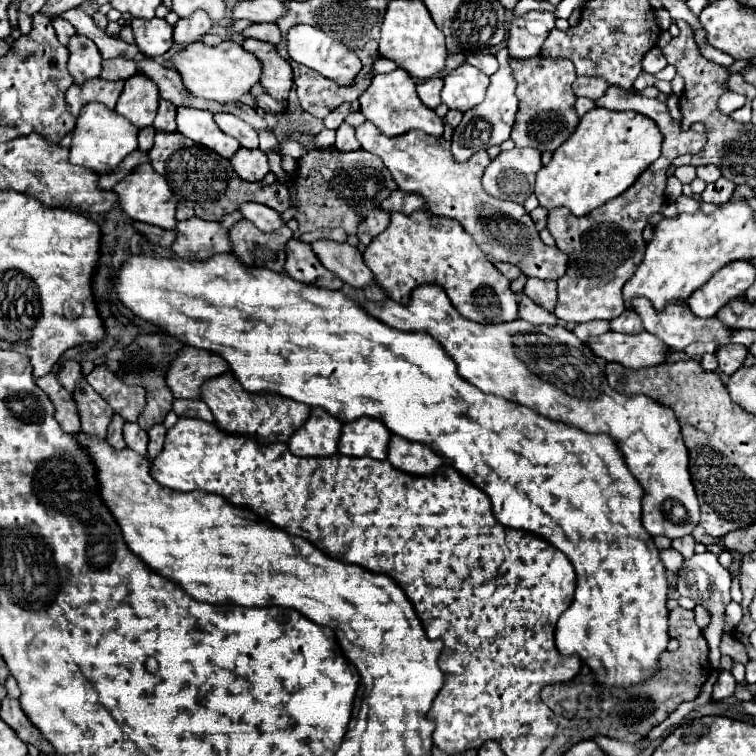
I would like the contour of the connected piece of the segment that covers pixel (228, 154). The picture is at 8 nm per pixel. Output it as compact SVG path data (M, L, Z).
M180 106L176 122L178 122L180 134L184 134L186 138L192 138L194 142L214 150L222 158L232 158L234 152L240 148L240 142L236 138L224 134L216 126L212 112Z

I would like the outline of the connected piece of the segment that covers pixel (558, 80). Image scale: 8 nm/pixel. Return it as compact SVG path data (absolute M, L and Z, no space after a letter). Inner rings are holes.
M530 58L530 60L510 60L510 70L518 82L516 96L520 108L512 128L512 140L518 148L532 146L540 152L554 152L578 126L578 114L574 110L572 82L576 80L574 64L566 58Z

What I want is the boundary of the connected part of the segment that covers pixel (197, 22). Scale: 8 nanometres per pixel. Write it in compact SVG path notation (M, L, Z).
M196 10L190 18L182 18L174 26L174 42L178 46L186 46L190 42L198 42L212 28L210 18L206 18L204 10Z

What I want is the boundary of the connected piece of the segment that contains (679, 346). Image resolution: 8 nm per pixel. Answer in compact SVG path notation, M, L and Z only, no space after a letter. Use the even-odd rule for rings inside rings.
M634 298L634 312L642 318L644 330L658 336L660 340L664 340L672 350L684 350L688 344L698 344L698 342L716 342L718 346L726 346L726 344L730 344L730 336L734 332L730 326L726 326L716 316L714 318L698 318L698 316L690 314L690 308L686 306L686 302L670 302L670 306L666 306L666 310L658 312L644 298Z

